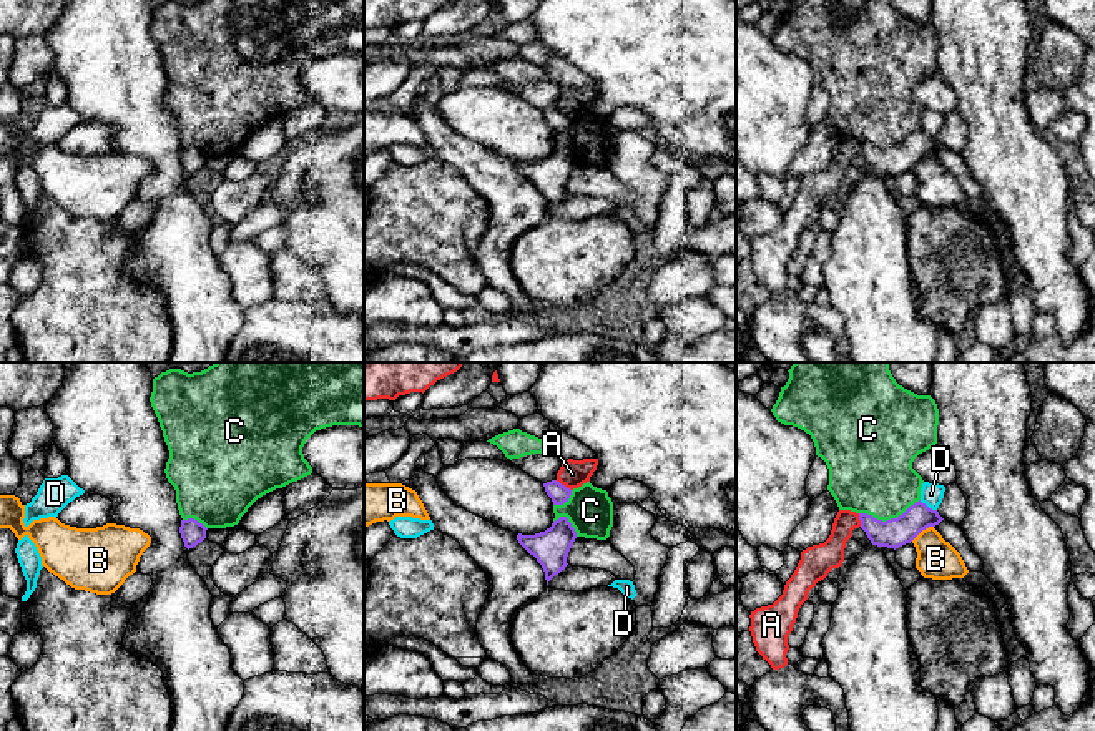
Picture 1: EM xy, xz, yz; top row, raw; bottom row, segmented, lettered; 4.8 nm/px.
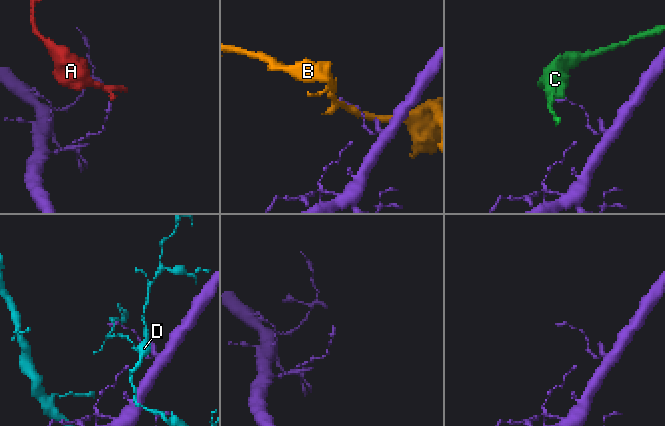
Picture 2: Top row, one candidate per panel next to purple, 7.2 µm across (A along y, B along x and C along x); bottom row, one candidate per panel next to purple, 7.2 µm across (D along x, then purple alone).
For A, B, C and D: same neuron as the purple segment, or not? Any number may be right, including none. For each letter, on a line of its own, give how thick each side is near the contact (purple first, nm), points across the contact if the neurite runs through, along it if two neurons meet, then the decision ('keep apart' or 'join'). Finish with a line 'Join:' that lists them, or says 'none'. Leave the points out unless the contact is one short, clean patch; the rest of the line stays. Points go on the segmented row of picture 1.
A: calibres 90 and 140 nm; border xz (555, 480), (570, 490); keep apart
B: calibres 140 and 190 nm; border yz (932, 525), (921, 530), (911, 540); keep apart
C: calibres 140 and 400 nm; border yz (919, 499), (896, 517), (884, 520), (859, 514); keep apart
D: calibres 140 and 110 nm; keep apart
Join: none

